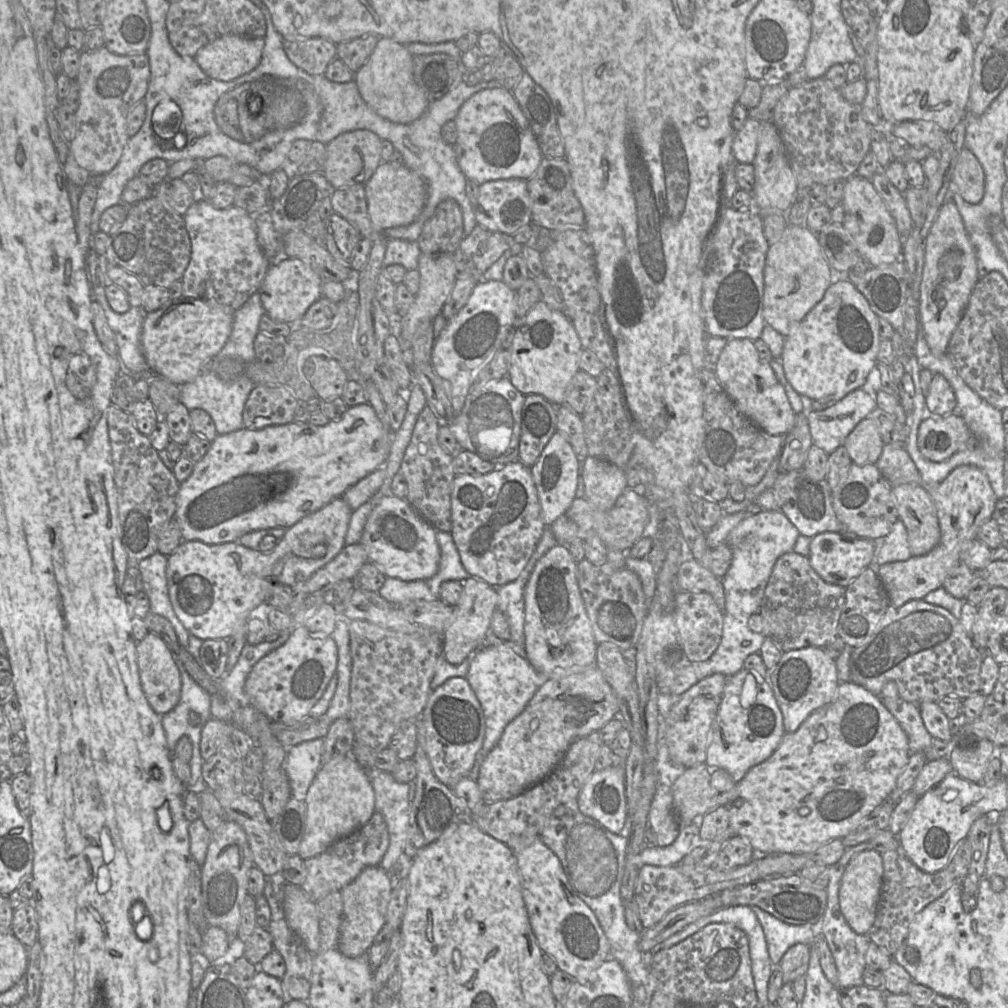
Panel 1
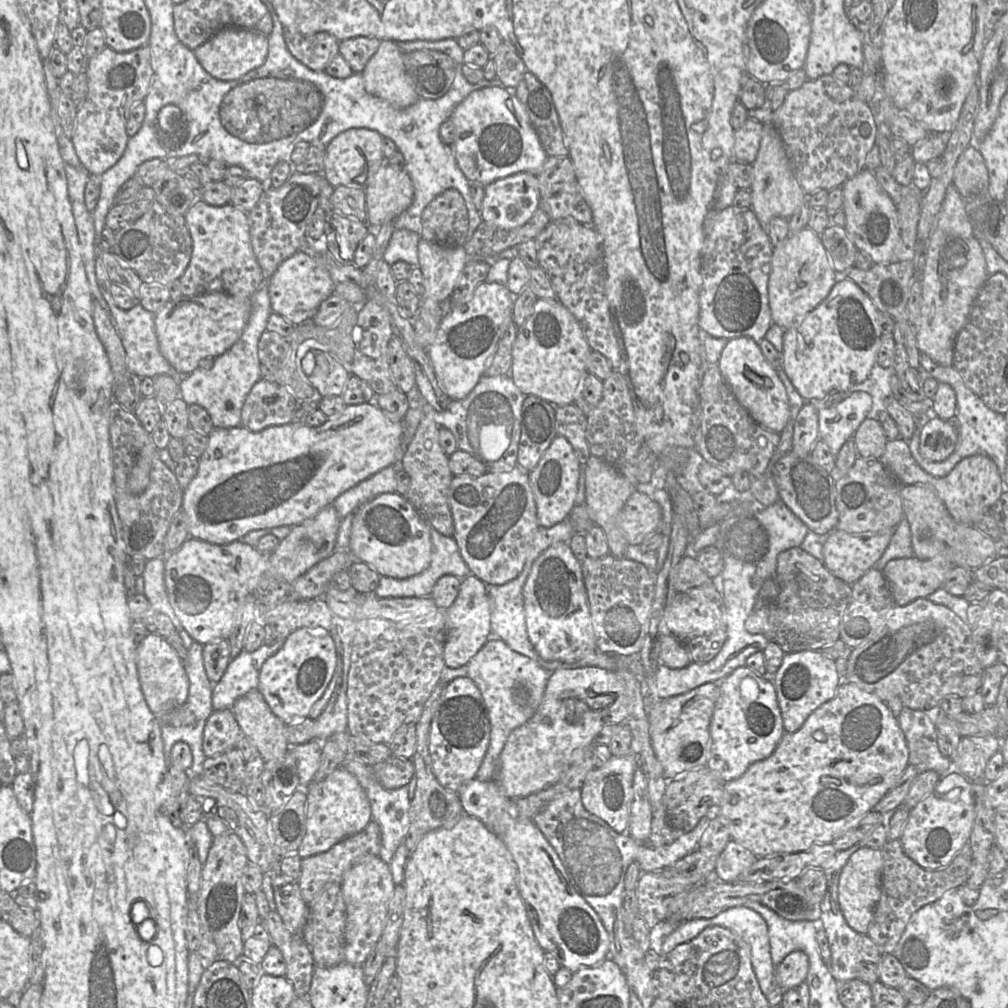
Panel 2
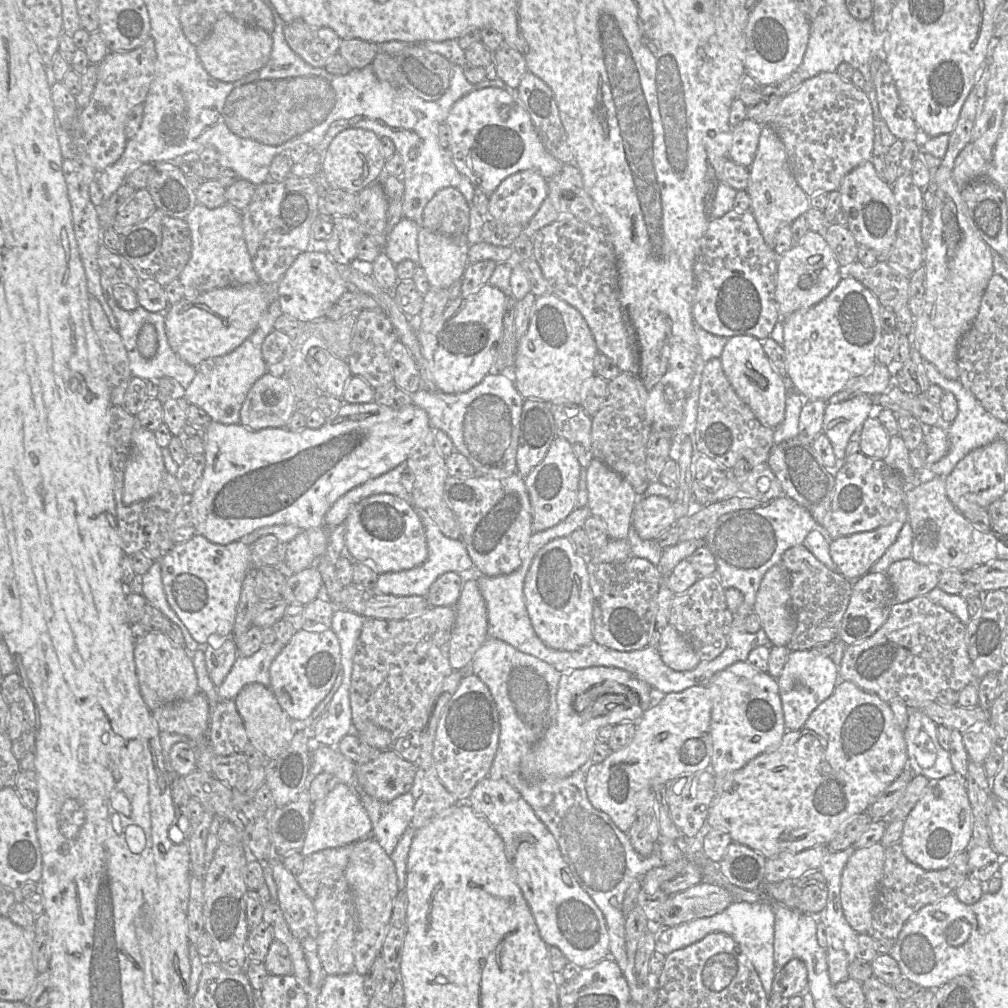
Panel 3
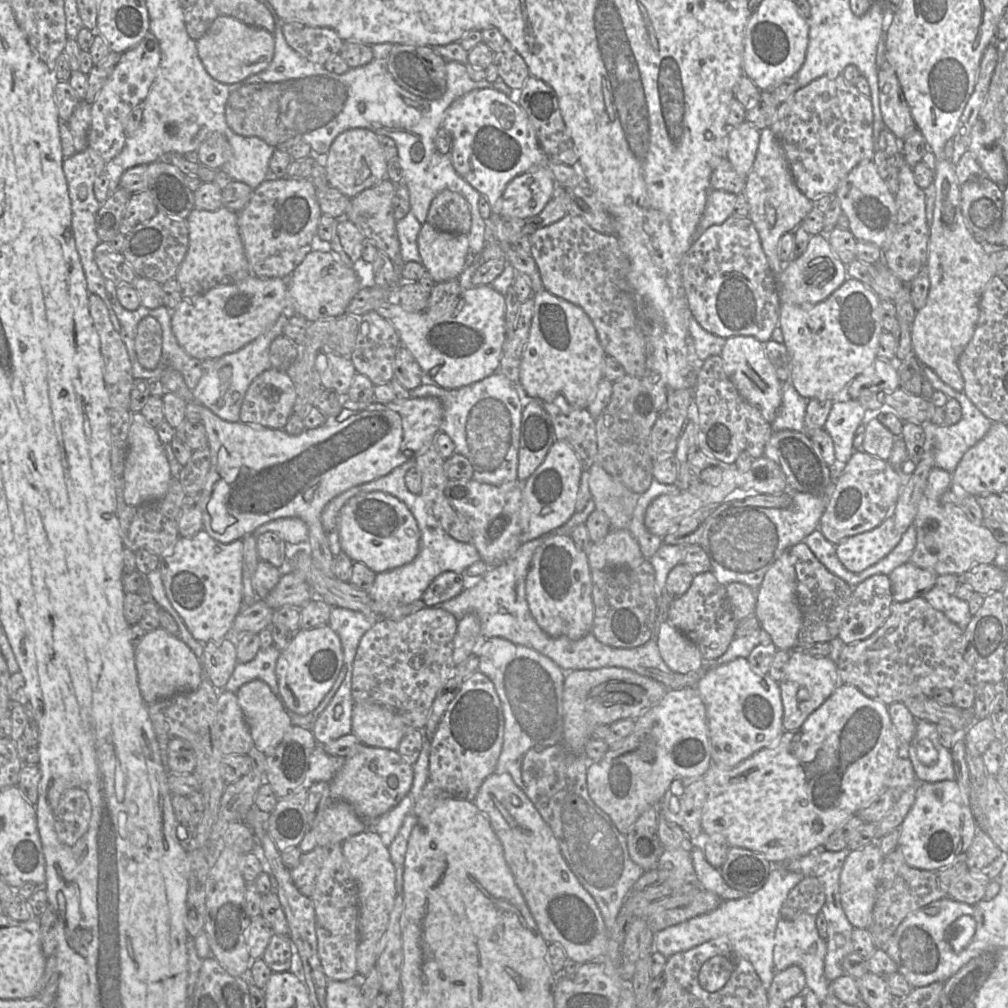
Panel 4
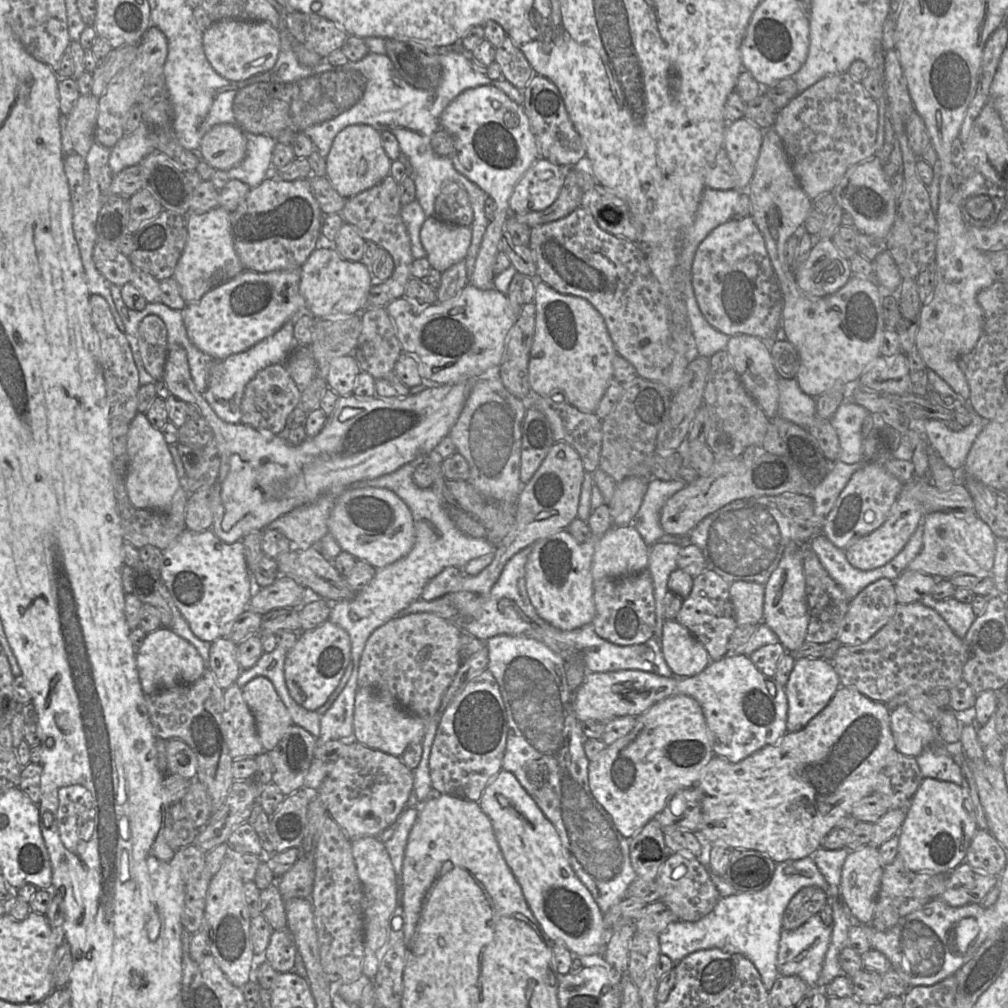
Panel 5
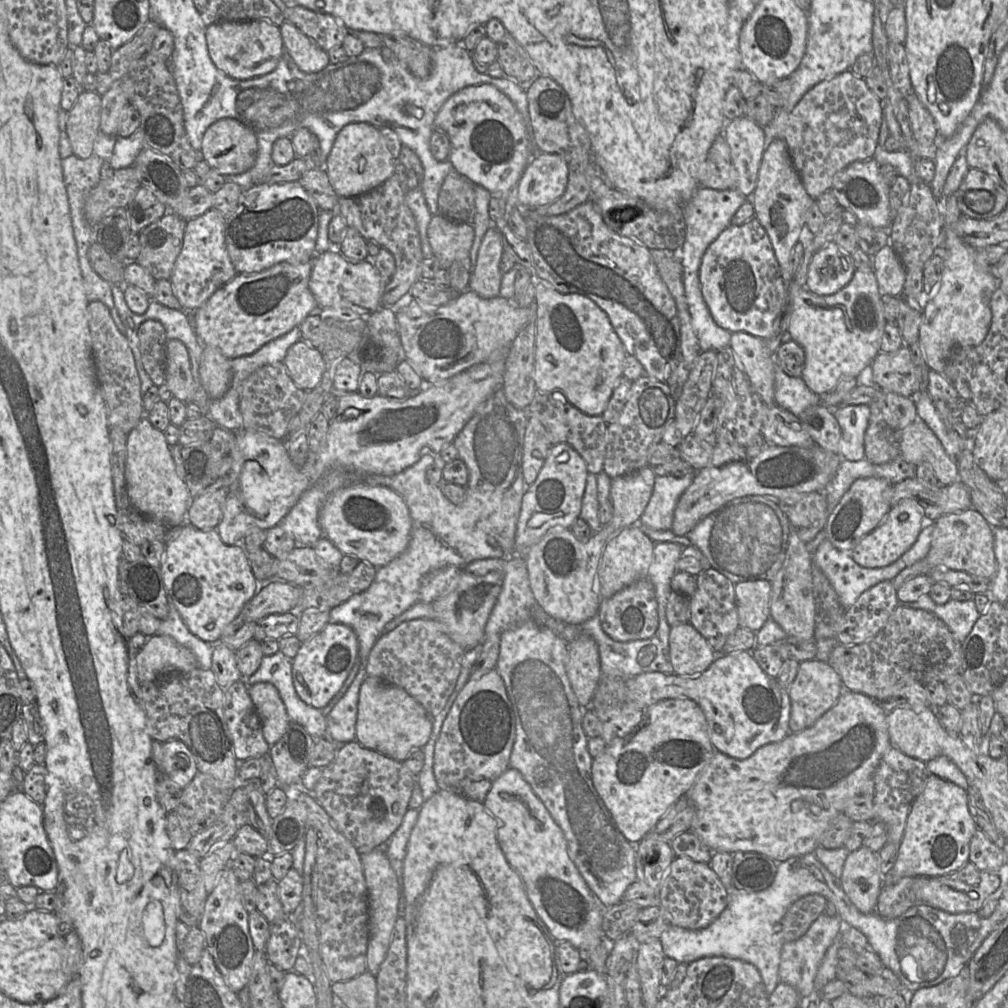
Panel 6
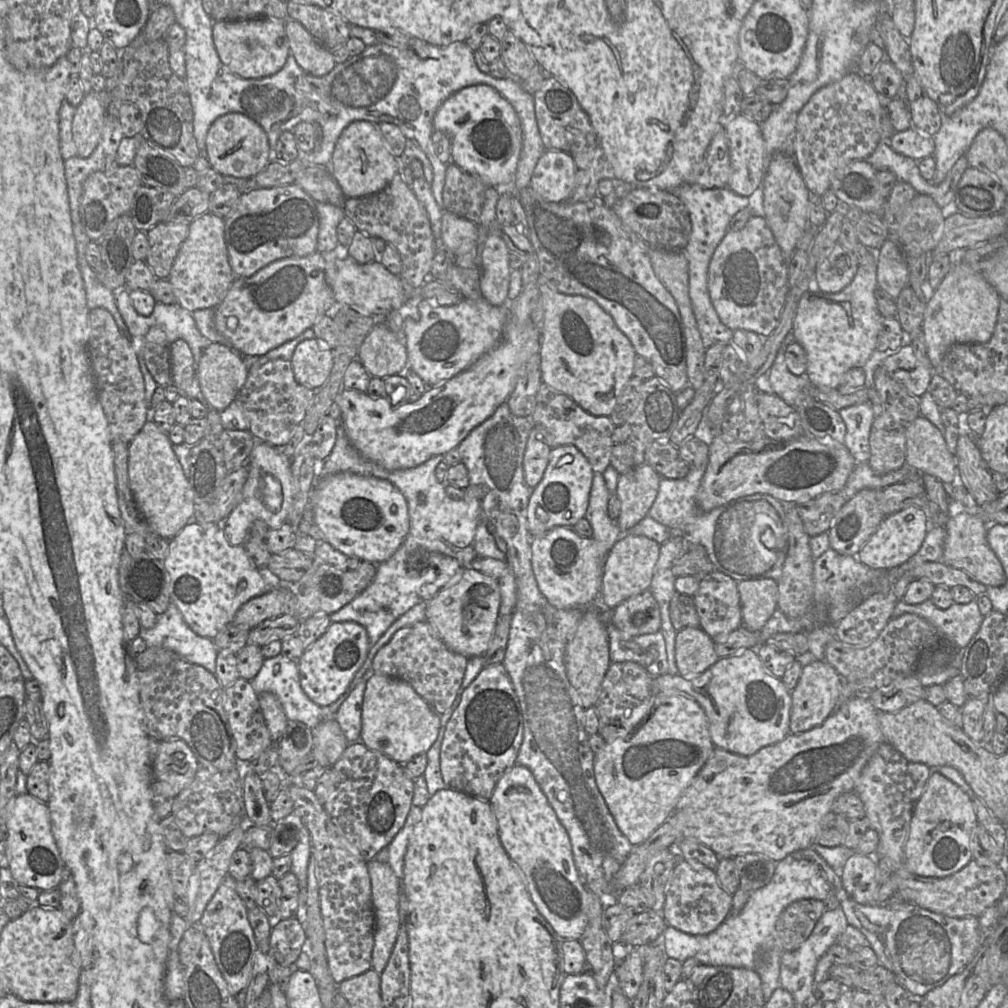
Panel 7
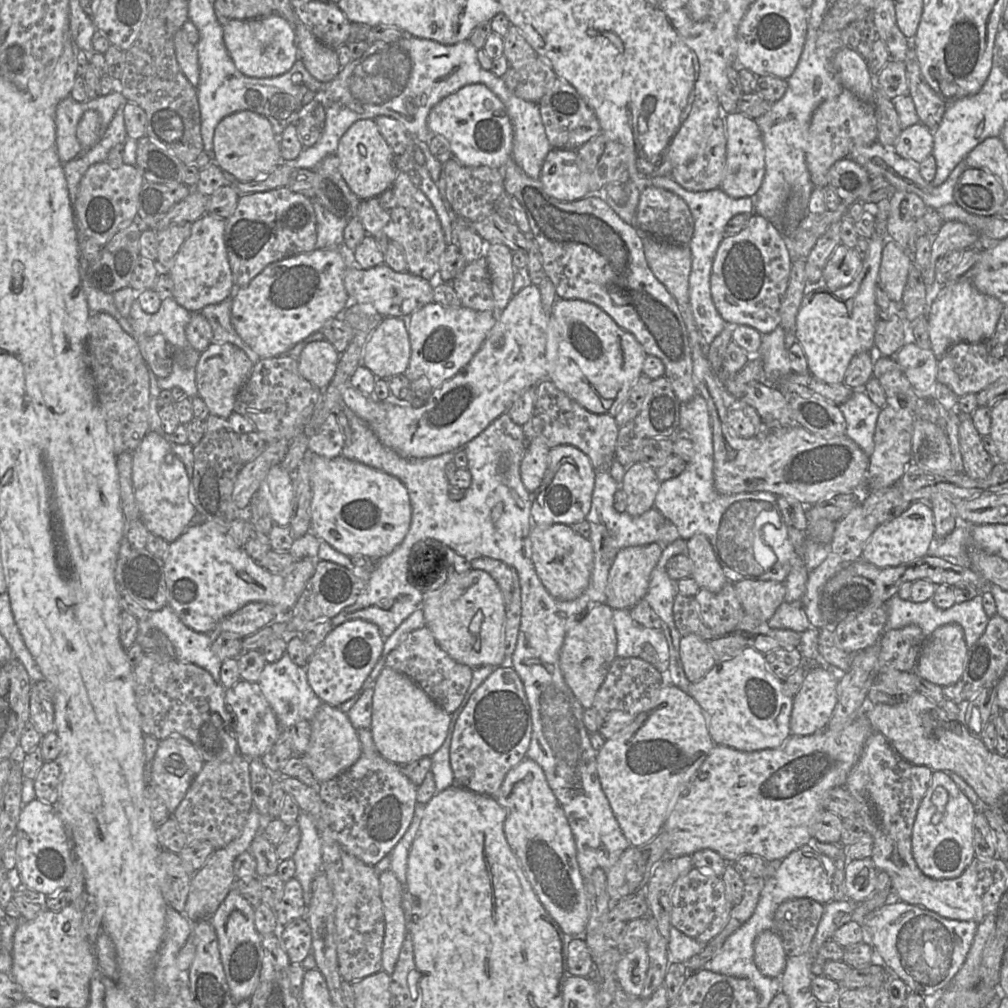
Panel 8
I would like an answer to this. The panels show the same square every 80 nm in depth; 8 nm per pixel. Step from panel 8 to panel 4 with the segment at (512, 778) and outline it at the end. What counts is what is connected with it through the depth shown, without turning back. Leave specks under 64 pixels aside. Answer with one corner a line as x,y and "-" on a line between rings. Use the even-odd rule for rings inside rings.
507,773
491,775
481,785
473,802
488,818
500,840
508,867
543,938
548,943
559,943
567,957
580,964
604,958
608,944
608,931
599,907
570,870
551,828
512,777

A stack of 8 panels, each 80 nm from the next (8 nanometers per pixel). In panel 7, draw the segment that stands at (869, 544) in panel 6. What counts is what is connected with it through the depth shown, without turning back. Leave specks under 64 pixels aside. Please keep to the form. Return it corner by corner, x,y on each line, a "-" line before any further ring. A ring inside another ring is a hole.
907,506
886,516
876,531
856,555
865,566
872,569
893,569
908,561
920,549
930,528
930,517
926,510

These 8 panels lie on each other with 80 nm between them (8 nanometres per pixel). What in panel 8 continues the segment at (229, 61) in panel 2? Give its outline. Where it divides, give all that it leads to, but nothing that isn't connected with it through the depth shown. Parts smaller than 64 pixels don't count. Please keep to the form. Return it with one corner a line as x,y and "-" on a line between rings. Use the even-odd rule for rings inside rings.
279,14
250,20
232,19
222,26
223,42
236,68
244,75
267,78
289,71
298,59
293,26

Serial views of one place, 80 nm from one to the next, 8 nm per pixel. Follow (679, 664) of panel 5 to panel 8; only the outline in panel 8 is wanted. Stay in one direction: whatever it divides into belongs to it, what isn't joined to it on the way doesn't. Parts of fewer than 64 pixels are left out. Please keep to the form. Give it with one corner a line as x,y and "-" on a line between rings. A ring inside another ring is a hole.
695,634
682,636
679,649
681,663
690,683
701,680
718,662
708,641

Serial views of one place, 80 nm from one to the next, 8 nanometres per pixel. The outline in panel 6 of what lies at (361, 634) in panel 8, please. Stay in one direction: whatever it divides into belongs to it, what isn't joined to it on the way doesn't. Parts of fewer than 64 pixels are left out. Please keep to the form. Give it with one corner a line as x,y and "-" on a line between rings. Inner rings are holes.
328,622
318,633
302,642
292,659
294,688
306,704
322,709
341,689
358,656
358,639
348,626

